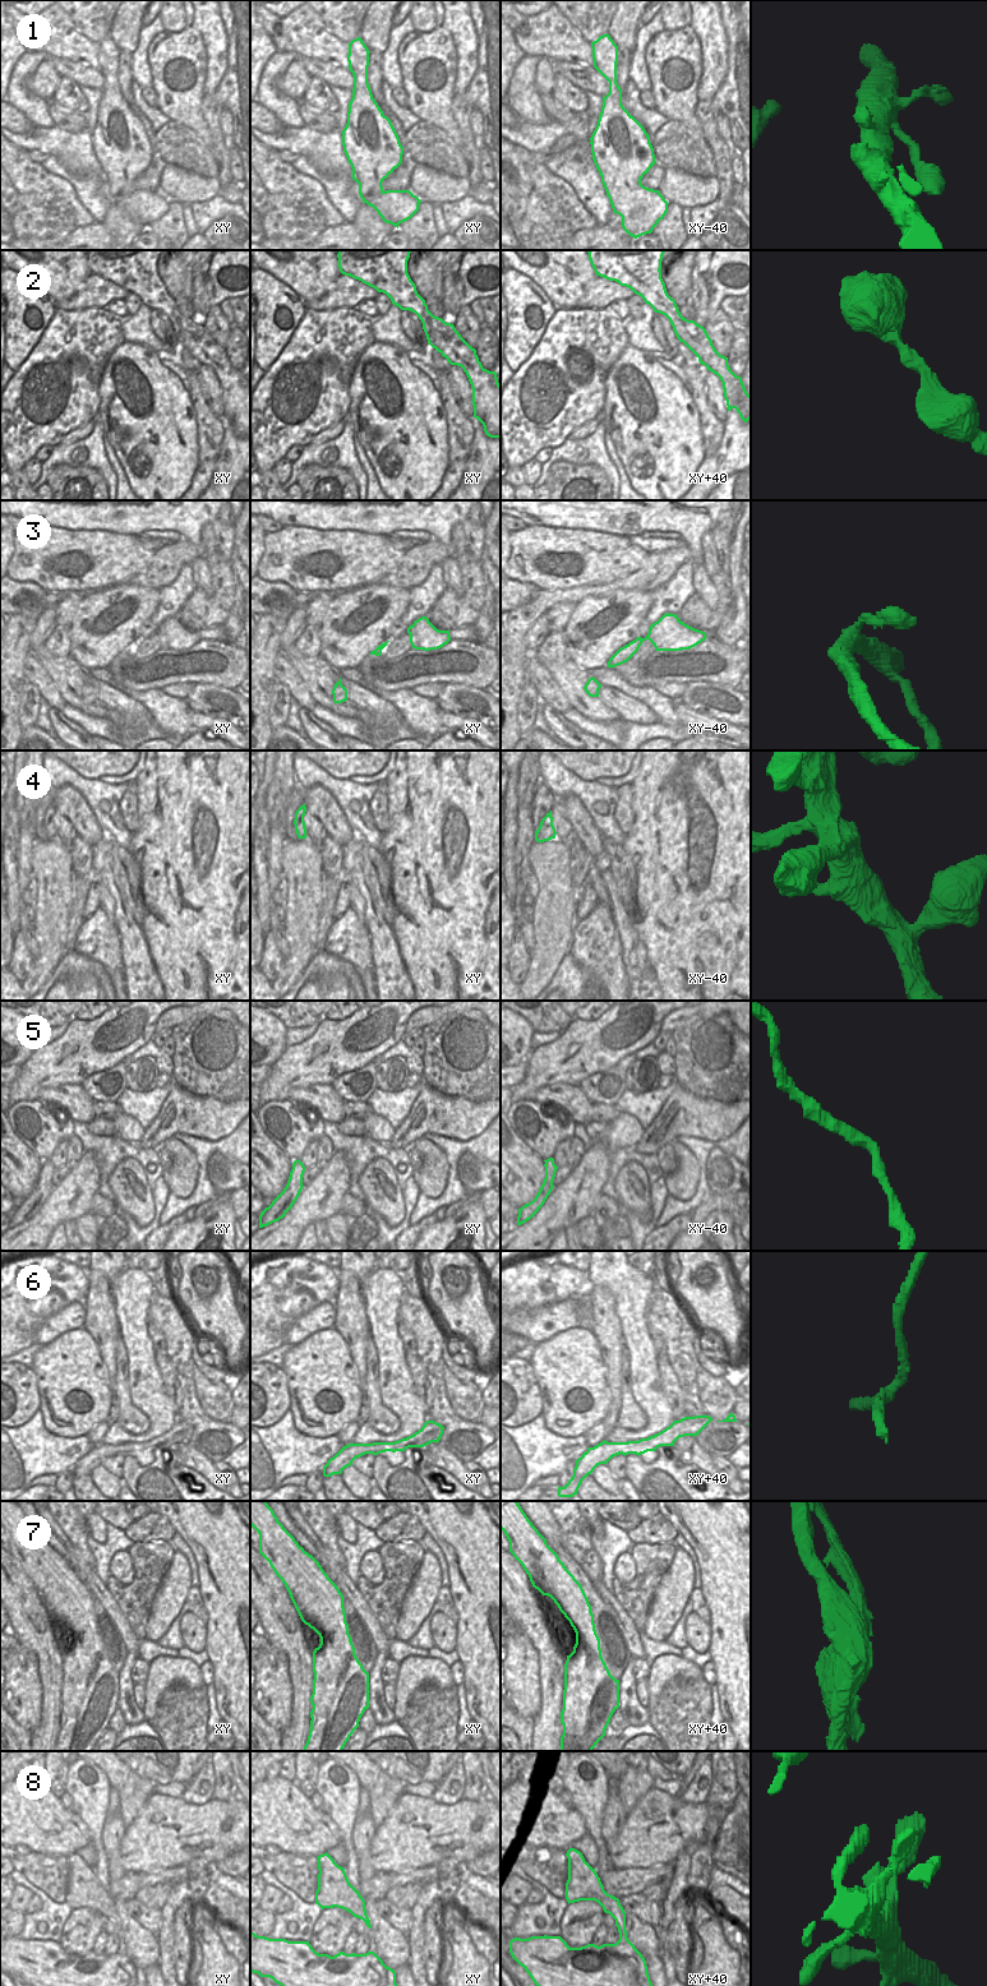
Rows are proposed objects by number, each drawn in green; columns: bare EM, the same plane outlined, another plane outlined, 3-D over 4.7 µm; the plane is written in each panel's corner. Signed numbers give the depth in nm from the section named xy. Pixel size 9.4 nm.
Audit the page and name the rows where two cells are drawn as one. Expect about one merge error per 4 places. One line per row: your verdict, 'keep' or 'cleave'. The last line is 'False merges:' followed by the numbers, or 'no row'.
1: keep
2: keep
3: keep
4: keep
5: keep
6: keep
7: cleave
8: keep
False merges: 7

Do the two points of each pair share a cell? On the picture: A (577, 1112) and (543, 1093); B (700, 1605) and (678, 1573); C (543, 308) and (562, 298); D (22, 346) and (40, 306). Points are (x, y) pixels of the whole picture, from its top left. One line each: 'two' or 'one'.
A: one
B: two
C: two
D: one

